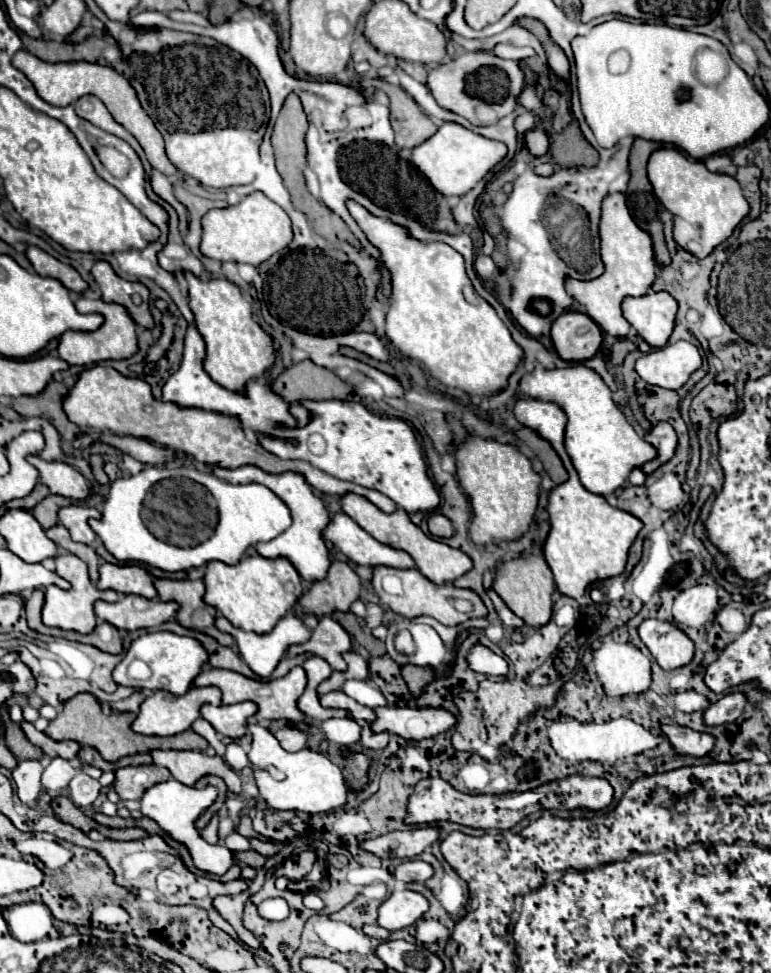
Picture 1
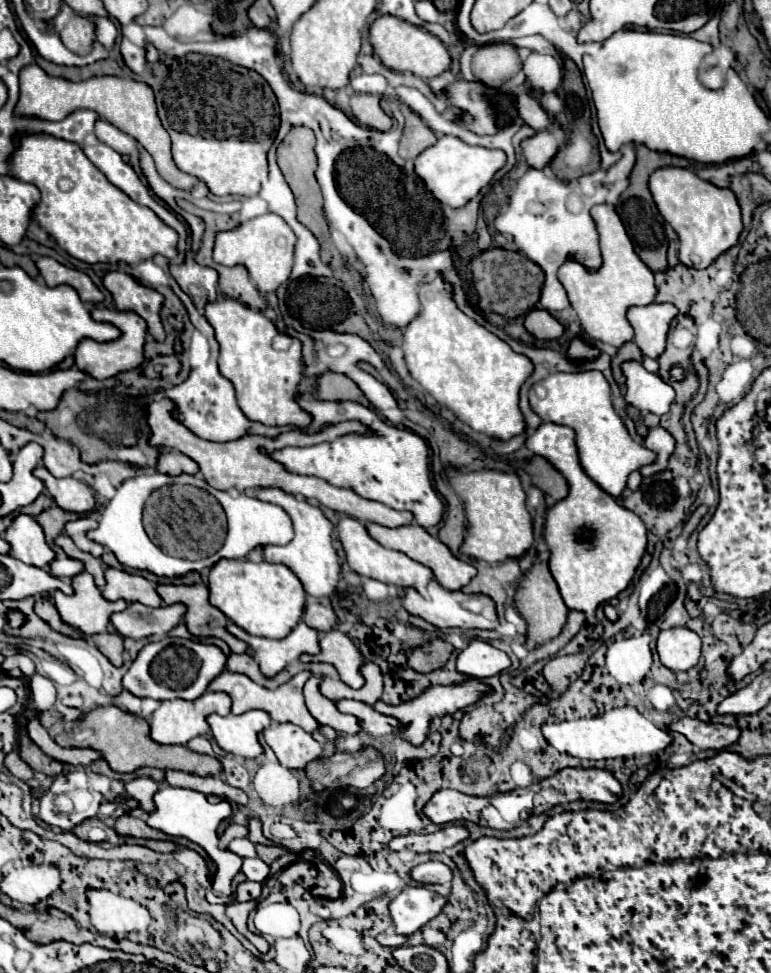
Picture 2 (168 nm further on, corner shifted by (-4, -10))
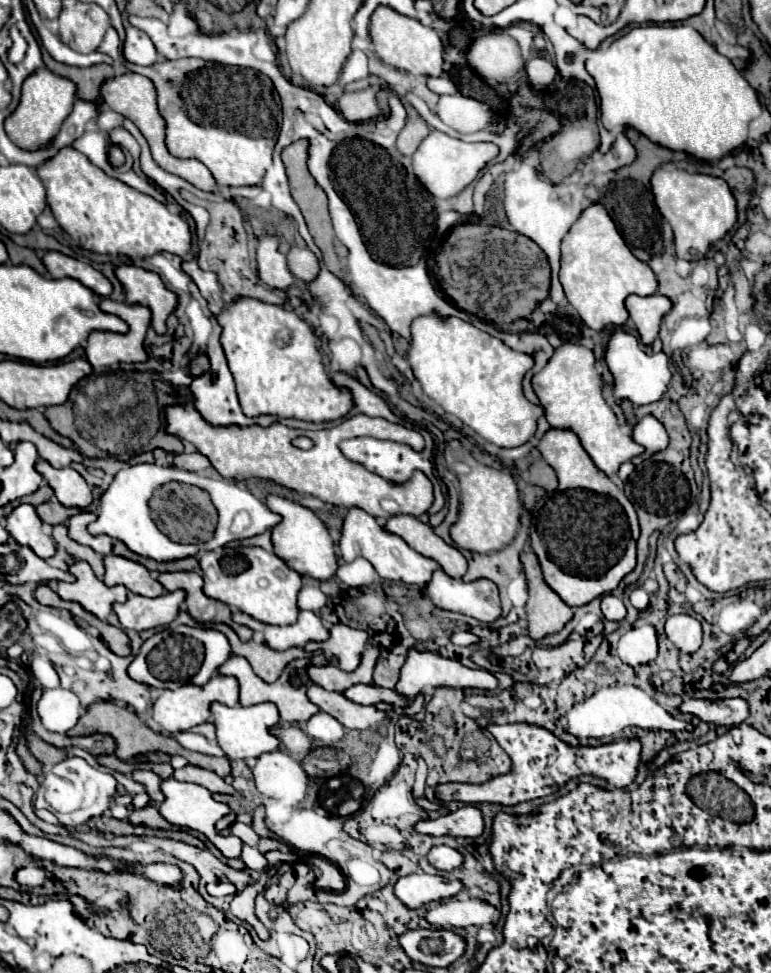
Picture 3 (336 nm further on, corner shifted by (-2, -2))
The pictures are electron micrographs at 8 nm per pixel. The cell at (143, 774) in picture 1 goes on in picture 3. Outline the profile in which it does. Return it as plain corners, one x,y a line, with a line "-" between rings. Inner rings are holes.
136,770
136,772
132,772
132,780
138,782
138,784
142,784
142,786
146,788
148,796
150,796
154,802
162,802
162,800
164,800
164,796
162,796
162,792
160,792
160,782
162,782
162,778
160,778
158,774
154,774
152,770

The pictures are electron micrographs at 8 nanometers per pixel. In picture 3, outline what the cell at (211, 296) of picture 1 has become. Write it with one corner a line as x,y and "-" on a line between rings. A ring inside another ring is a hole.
238,298
230,306
222,308
216,320
222,326
220,342
228,368
234,374
238,400
246,416
256,418
272,414
306,422
328,422
348,414
352,408
350,392
330,384
322,364
322,354
316,346
314,330
292,310
270,306
254,298
-
280,328
290,328
294,332
292,344
286,348
274,344
274,334

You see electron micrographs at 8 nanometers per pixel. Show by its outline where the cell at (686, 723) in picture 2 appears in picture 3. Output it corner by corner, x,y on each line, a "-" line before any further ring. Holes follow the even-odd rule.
688,698
682,702
680,712
692,714
712,726
738,726
748,716
748,704
742,698
730,698
718,702

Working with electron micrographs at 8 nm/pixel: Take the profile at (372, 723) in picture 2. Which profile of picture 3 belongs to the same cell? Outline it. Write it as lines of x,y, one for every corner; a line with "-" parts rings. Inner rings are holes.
356,684
352,688
348,688
344,692
344,696
356,704
364,704
364,706
376,706
380,702
394,706
394,712
402,714
404,708
408,706
408,700
404,696
398,696
398,692
394,690
384,690
378,686
366,686
366,684

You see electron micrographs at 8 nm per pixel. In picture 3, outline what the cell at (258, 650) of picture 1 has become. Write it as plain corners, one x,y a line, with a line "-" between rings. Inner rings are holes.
232,608
232,620
236,624
248,626
250,630
262,630
264,634
264,642
272,648
272,650
288,650
288,648
304,648
306,642
314,640
314,642
322,642
326,640
330,634
328,630
322,626
320,618
314,612
300,612
298,622
292,626
272,626
272,624
262,624
258,620
250,620
250,616
242,616
242,612
238,612
236,608

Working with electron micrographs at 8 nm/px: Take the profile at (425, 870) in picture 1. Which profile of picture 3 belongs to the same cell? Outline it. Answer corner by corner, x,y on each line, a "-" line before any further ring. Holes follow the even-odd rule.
434,846
426,858
428,858
430,866
434,866
436,870
446,870
446,872
450,872
462,864
462,854
448,846

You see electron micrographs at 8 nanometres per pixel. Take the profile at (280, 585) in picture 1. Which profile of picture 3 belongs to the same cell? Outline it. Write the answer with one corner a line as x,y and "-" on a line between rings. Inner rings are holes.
258,546
254,548
236,548
236,550
224,550
224,552
206,552
200,558
200,568
202,568
202,578
204,578
204,592
206,596
220,600
228,606
236,606
240,612
266,622
266,624
276,624
276,626
290,626
298,618
298,606
296,606
296,596
302,586
300,574
288,568
276,554
266,552
-
242,556
248,562
248,568
244,568
240,574
226,574
220,566
220,558
234,558
-
276,570
284,572
280,578

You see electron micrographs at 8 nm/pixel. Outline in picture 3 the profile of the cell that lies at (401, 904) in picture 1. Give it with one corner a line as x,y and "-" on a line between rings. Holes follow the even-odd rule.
416,872
400,878
394,884
396,898
410,910
416,910
424,904
456,896
462,890
460,880
448,880
442,876
430,876
424,872

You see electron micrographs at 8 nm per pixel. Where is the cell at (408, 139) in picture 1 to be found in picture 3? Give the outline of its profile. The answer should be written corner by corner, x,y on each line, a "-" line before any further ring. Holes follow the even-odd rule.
406,102
406,110
408,110
408,120
398,136
398,150
404,156
412,156
416,152
416,148
420,146
420,142
430,134
430,128
408,102

